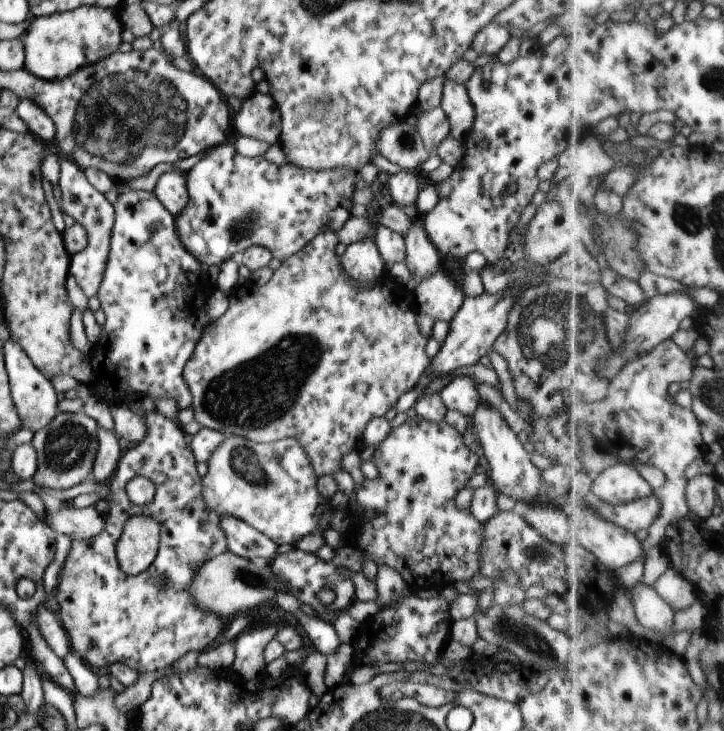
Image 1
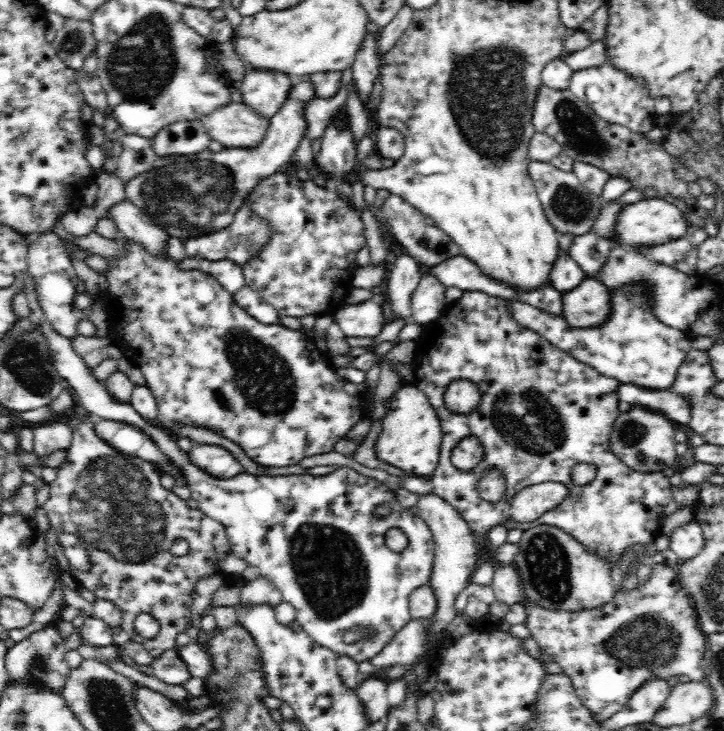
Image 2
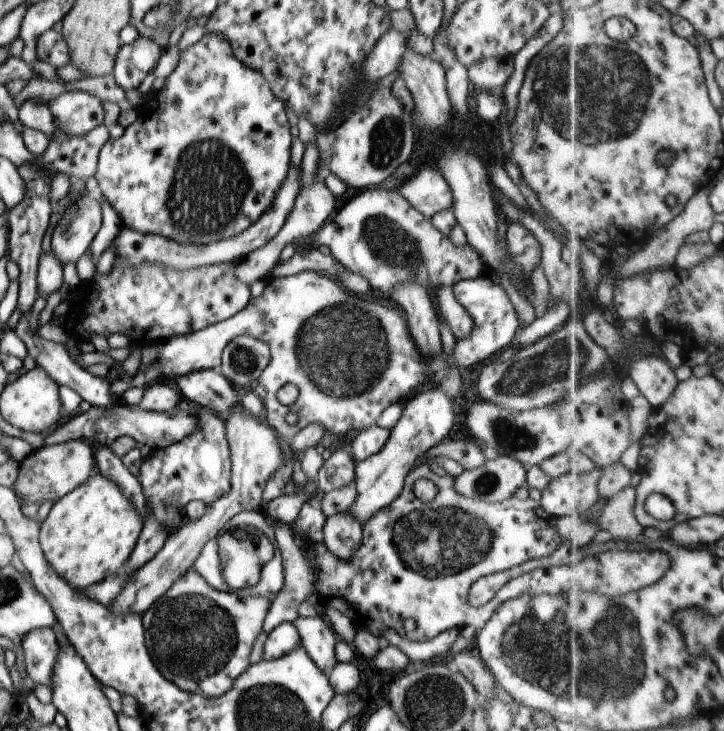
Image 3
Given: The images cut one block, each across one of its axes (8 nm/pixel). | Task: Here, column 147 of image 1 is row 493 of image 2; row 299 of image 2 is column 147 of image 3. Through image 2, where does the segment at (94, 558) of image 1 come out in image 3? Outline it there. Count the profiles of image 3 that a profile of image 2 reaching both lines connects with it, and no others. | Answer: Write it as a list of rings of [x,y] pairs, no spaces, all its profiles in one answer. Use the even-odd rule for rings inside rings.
[[[192,406],[191,411],[198,418],[198,428],[188,438],[167,446],[164,452],[143,458],[137,476],[146,504],[170,532],[182,526],[180,512],[189,502],[197,500],[207,507],[230,492],[231,458],[224,418],[204,407]]]

